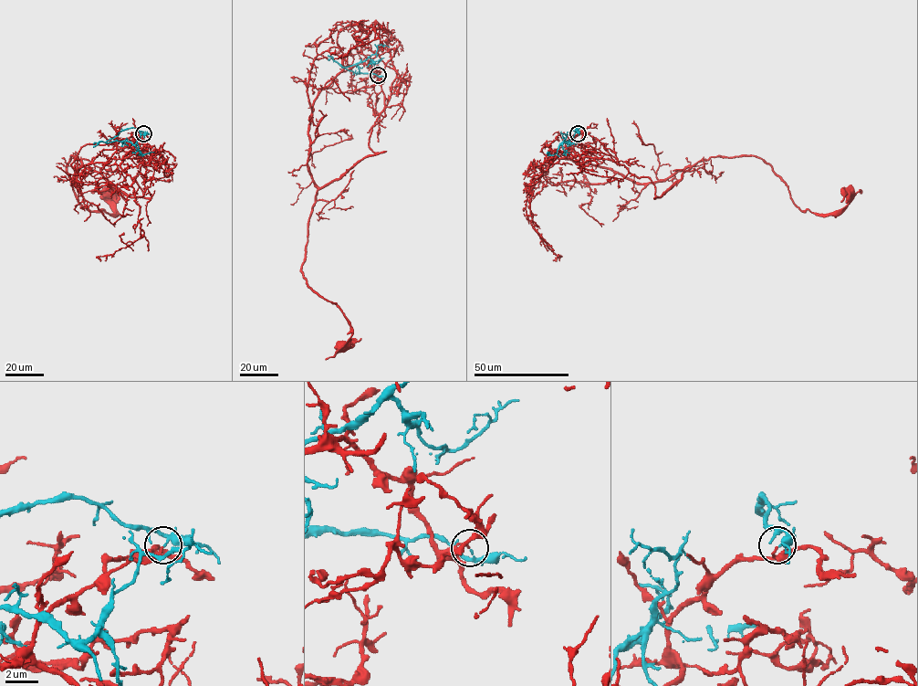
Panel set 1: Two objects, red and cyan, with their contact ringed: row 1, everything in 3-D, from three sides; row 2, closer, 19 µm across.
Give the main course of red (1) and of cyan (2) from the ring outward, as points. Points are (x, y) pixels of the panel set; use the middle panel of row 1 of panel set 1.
1: (378, 75), (347, 65), (315, 100), (309, 125), (318, 191), (302, 276), (352, 329), (343, 346)
2: (378, 75), (355, 73), (341, 66), (364, 61), (375, 54), (378, 45), (389, 47)

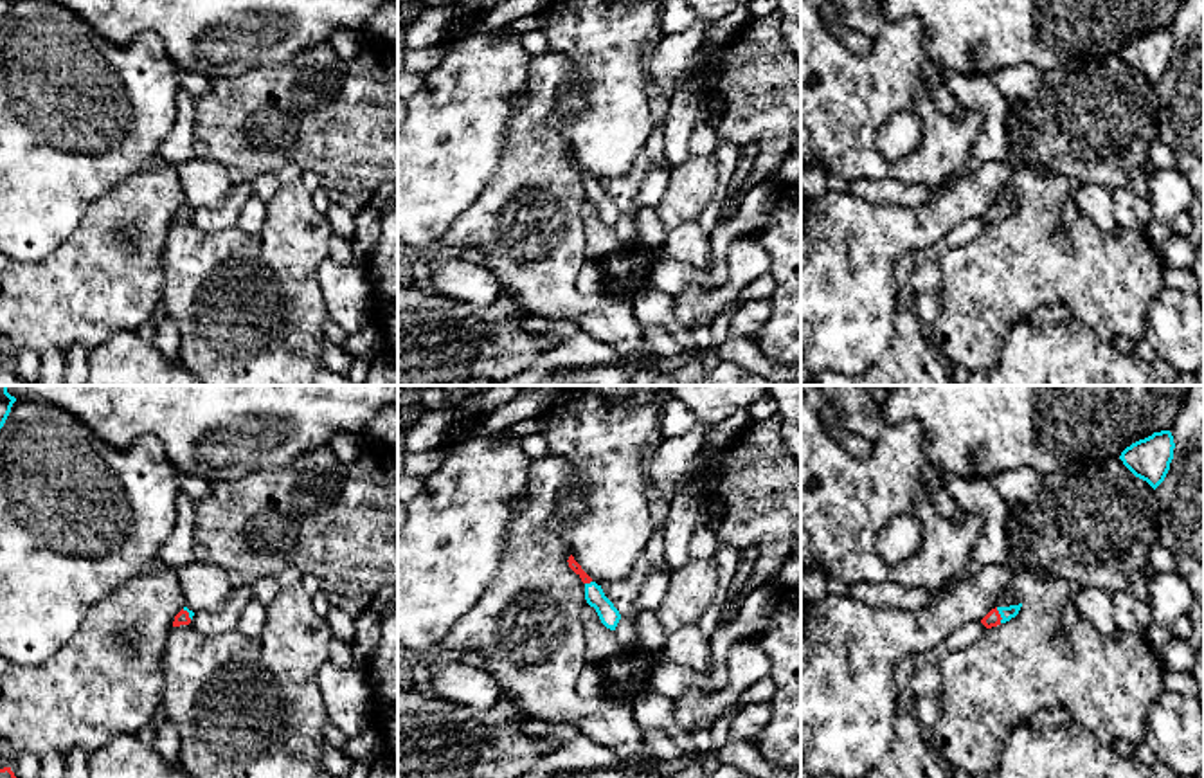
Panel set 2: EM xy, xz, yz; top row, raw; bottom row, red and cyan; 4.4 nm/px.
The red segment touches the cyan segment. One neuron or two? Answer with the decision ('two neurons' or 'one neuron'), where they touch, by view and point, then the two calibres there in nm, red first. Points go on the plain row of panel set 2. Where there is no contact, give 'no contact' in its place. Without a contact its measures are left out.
two neurons | yz (999, 211) | 70/60 nm

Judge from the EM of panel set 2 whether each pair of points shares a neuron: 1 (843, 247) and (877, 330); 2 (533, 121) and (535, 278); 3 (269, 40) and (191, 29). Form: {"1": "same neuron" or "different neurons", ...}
{"1": "same neuron", "2": "same neuron", "3": "same neuron"}

